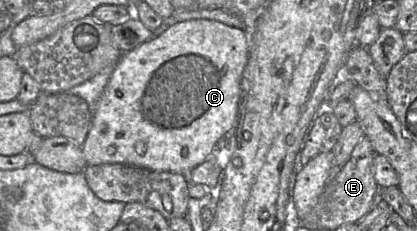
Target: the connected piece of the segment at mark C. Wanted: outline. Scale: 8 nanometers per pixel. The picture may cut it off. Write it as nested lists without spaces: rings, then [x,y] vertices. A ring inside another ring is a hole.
[[[190,19],[169,26],[160,35],[137,46],[131,51],[123,52],[104,89],[96,110],[92,114],[92,124],[84,143],[81,145],[87,165],[119,163],[137,166],[152,171],[169,171],[187,174],[201,164],[216,148],[216,143],[227,132],[235,129],[241,95],[241,79],[248,61],[250,36],[245,30],[227,26],[221,22],[208,19]]]

